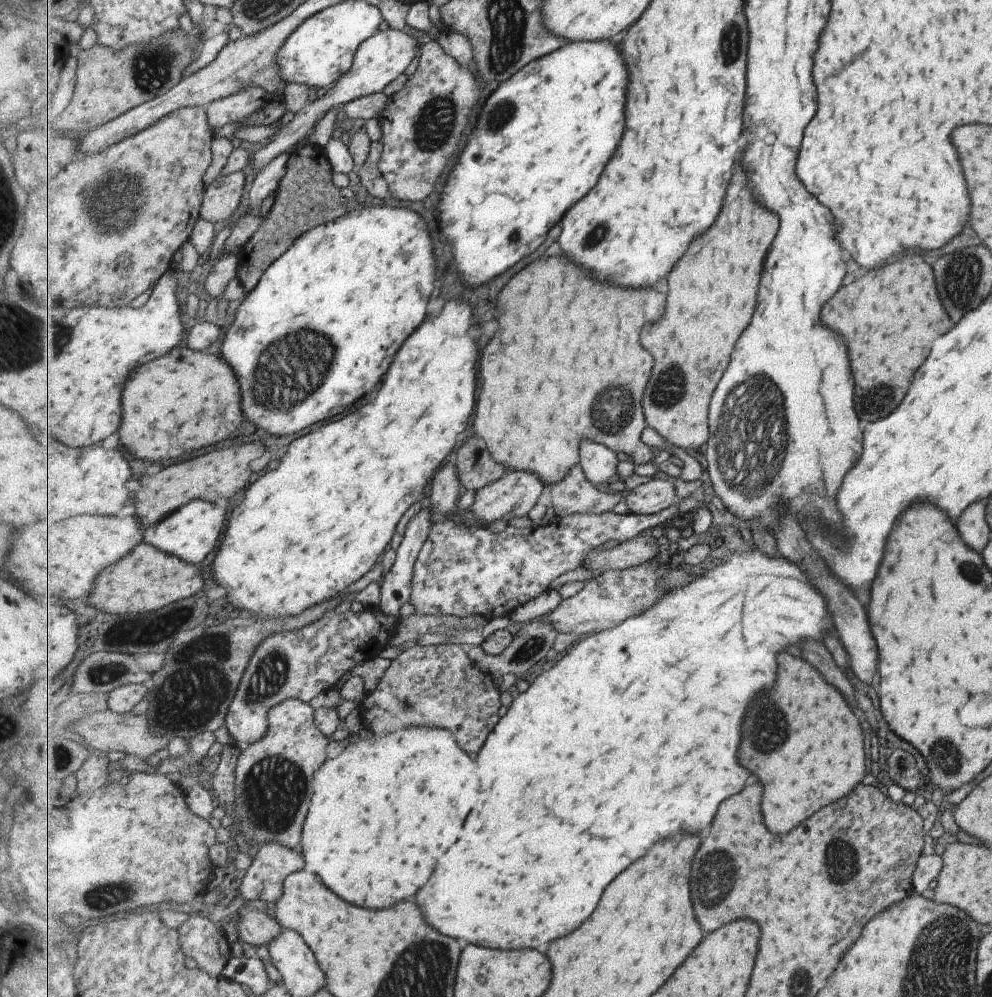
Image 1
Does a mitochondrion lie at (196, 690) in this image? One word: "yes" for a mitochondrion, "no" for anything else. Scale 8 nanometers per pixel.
yes

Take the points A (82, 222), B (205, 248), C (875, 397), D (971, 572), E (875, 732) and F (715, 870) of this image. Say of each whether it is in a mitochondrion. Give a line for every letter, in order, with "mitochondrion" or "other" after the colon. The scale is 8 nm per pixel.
A: mitochondrion
B: other
C: mitochondrion
D: mitochondrion
E: other
F: mitochondrion

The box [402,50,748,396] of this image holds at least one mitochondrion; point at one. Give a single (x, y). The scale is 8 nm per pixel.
(434, 127)

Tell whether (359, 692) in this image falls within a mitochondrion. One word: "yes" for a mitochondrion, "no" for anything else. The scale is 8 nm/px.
no

